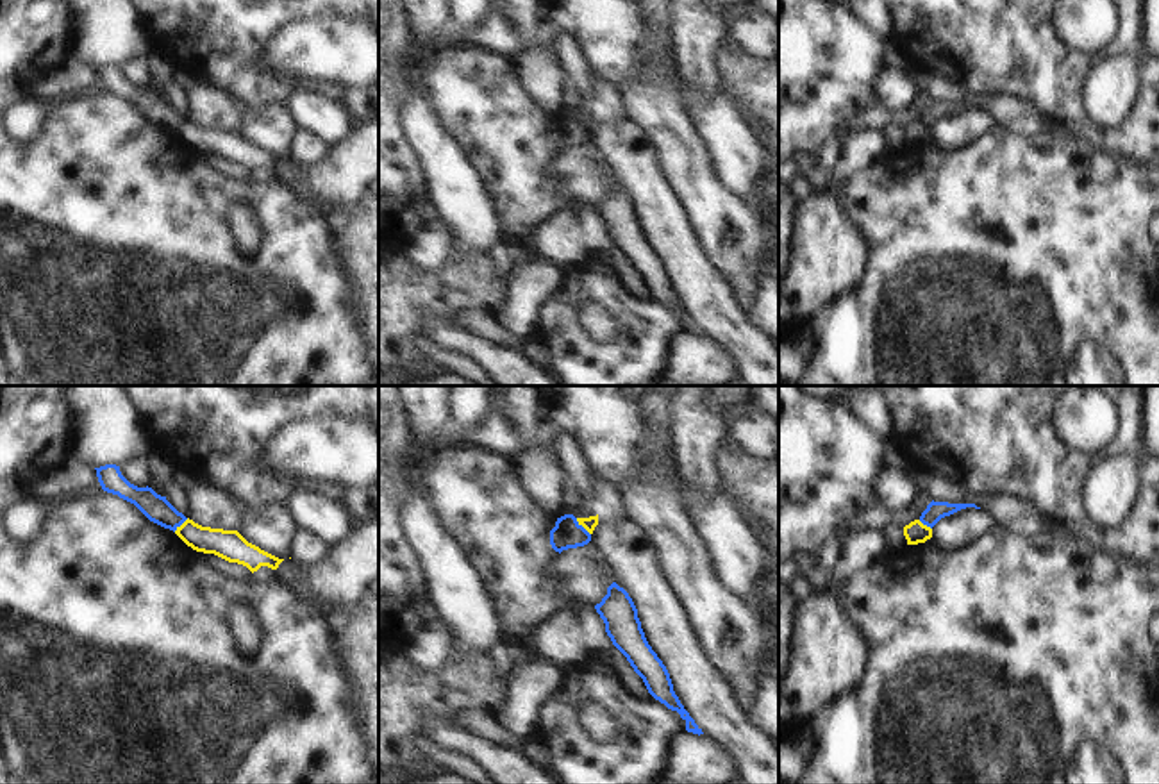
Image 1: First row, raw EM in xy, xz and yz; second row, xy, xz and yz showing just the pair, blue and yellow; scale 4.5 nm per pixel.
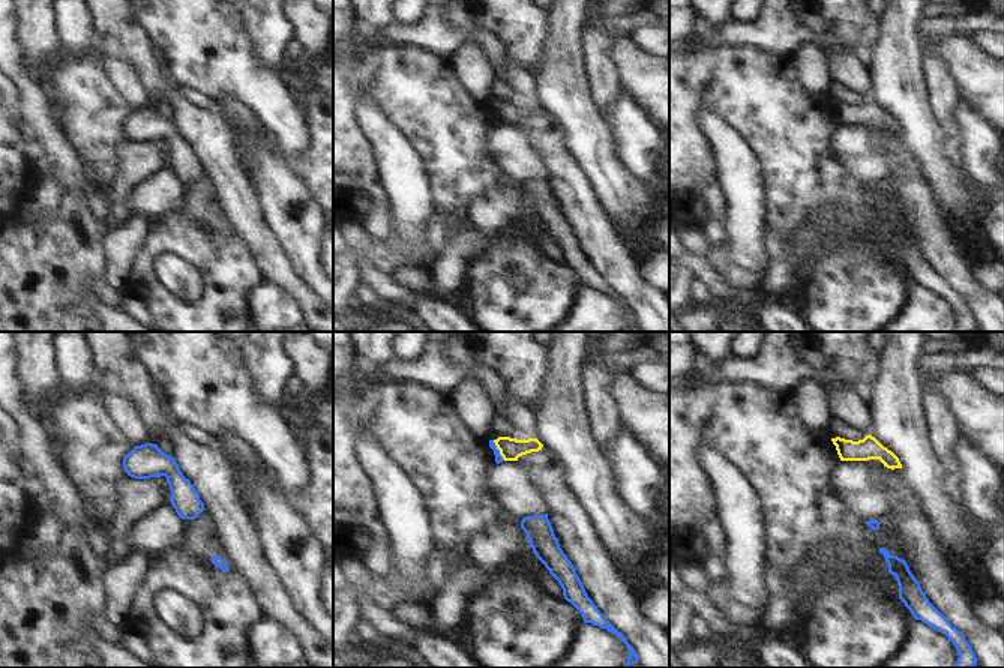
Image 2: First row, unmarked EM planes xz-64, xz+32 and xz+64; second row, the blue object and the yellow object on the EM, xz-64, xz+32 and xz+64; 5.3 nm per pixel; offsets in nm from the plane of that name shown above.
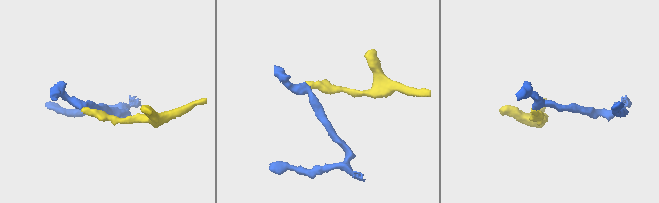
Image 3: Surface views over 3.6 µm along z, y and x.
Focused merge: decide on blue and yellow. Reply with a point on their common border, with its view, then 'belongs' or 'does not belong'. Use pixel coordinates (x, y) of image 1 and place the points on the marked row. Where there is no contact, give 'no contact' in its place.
xz (583, 527) | does not belong

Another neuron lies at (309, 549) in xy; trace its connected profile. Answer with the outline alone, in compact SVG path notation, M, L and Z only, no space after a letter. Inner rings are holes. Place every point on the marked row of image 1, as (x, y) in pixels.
M302 530L295 541L293 561L304 566L314 566L327 559L332 545L311 530Z

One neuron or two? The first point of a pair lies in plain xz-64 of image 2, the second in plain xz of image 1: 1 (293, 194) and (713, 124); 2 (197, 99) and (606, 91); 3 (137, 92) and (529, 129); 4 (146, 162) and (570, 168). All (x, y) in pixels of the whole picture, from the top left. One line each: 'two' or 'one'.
1: two
2: one
3: two
4: one

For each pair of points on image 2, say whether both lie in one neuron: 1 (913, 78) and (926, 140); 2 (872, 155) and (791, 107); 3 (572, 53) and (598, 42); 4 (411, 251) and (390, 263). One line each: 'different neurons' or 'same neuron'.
1: same neuron
2: different neurons
3: different neurons
4: same neuron

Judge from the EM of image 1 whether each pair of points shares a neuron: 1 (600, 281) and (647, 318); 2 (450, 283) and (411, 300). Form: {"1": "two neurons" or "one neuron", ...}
{"1": "one neuron", "2": "one neuron"}

